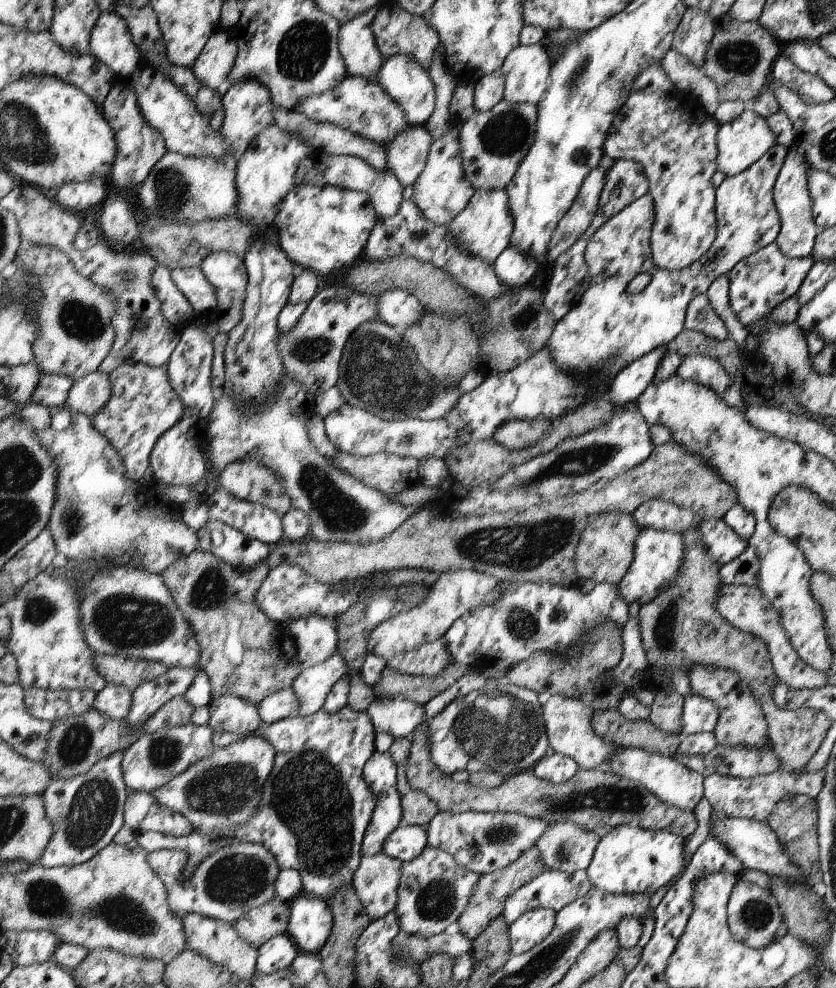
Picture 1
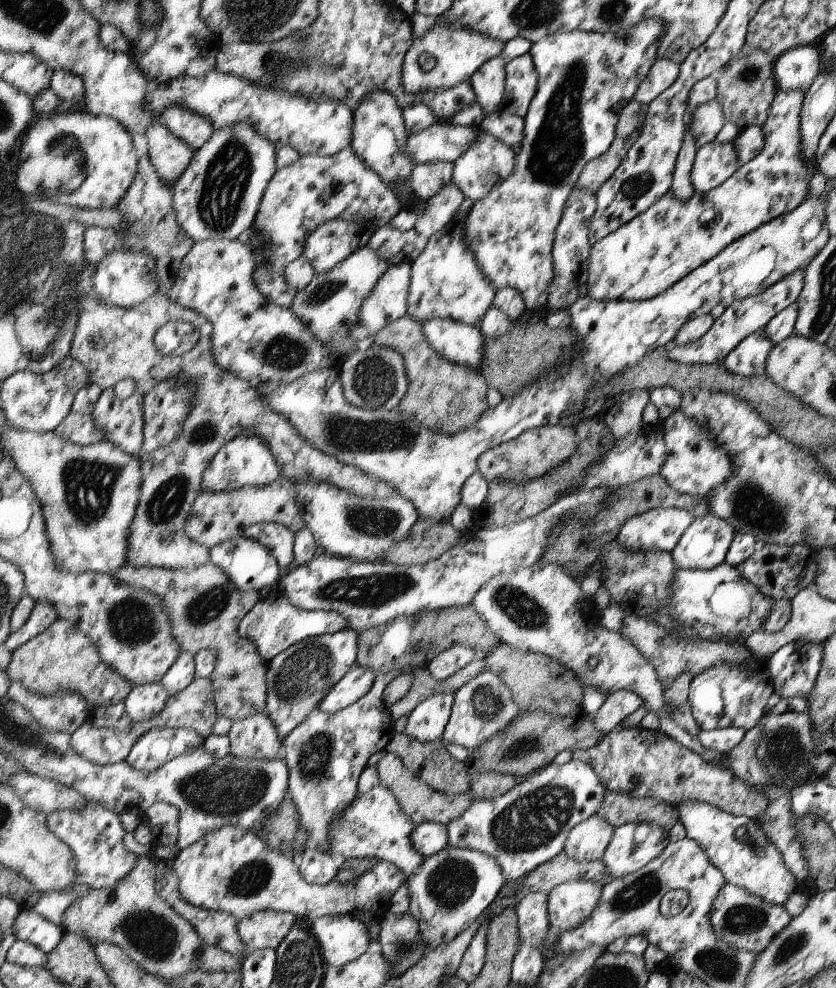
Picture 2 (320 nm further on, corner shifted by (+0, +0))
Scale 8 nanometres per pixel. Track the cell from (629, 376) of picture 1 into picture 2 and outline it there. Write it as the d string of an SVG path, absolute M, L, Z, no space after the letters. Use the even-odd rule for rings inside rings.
M798 269L789 274L774 286L768 287L762 294L755 297L746 297L735 301L734 304L725 308L725 311L714 321L709 331L694 342L687 345L678 345L667 352L667 357L675 363L689 365L714 365L725 358L734 350L747 336L756 332L762 332L763 328L785 308L794 303L802 292L804 284L804 271Z

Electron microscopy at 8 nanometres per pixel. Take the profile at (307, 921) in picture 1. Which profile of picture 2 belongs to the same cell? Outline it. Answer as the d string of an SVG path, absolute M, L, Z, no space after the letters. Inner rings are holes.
M350 913L319 918L310 932L319 942L326 967L341 967L355 961L372 943L366 923Z

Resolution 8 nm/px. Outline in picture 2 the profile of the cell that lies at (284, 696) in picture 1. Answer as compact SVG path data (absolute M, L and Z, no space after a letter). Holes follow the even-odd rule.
M356 666L347 672L324 697L319 704L320 711L335 713L360 700L371 688L375 671L368 667Z

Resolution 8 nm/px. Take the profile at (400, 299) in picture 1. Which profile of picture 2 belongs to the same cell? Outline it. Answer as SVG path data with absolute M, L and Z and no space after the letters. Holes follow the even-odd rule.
M451 318L420 321L428 344L453 363L478 369L483 365L485 337L476 325Z

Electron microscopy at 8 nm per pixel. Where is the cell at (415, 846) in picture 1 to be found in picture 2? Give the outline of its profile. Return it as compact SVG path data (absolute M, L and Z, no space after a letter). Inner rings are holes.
M430 821L422 825L415 825L411 841L412 846L427 859L448 846L450 831L447 829L447 825Z

